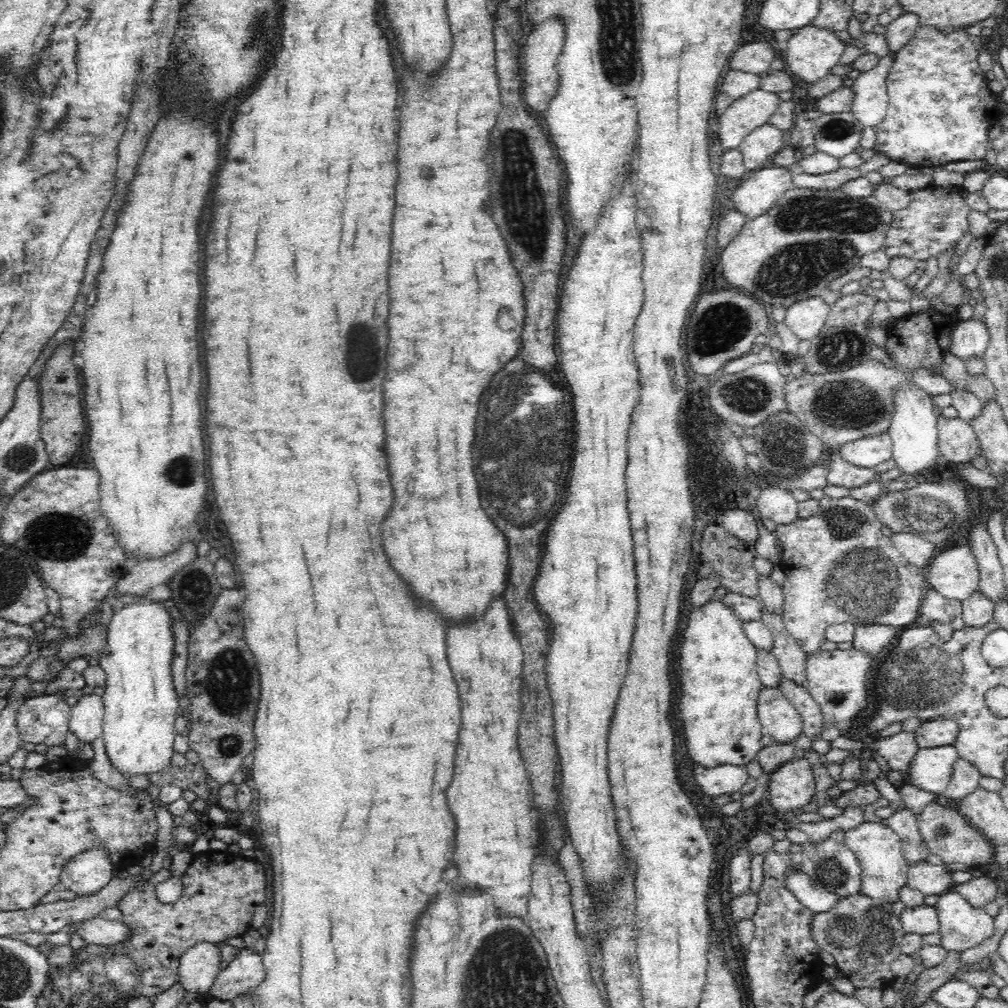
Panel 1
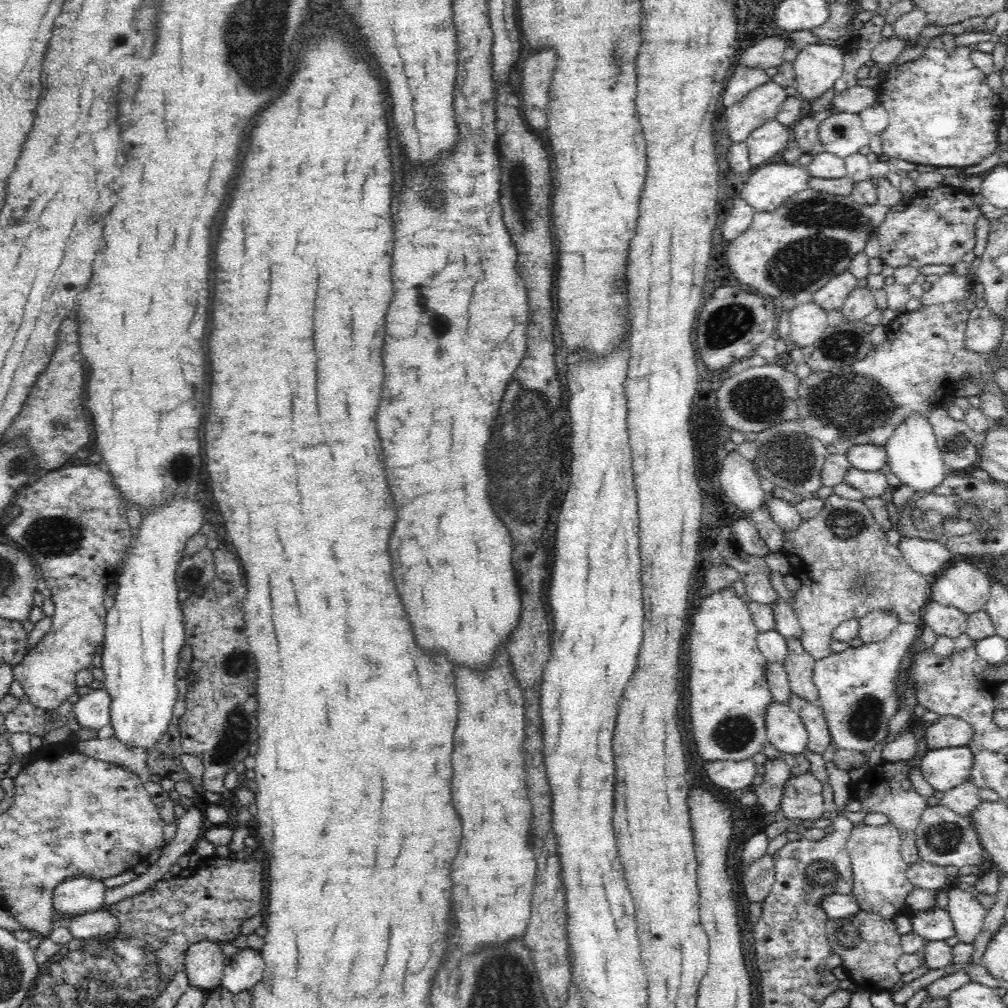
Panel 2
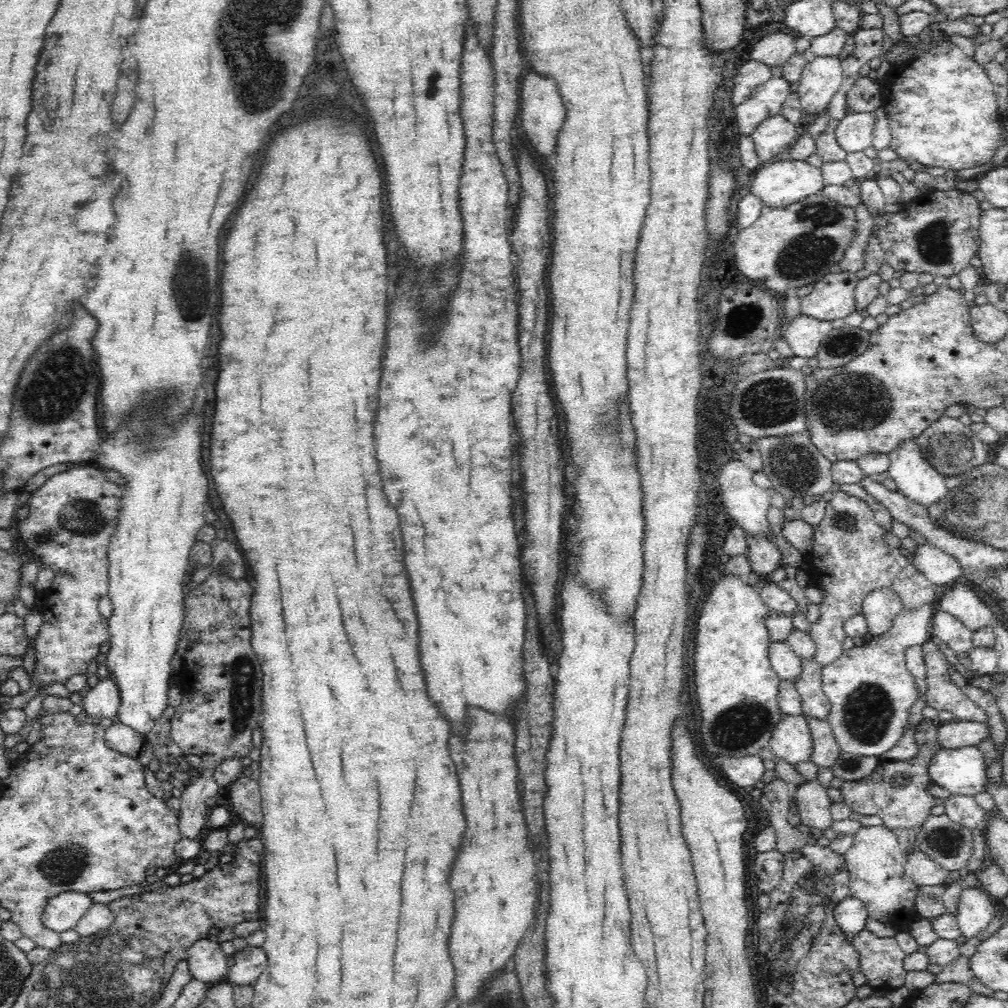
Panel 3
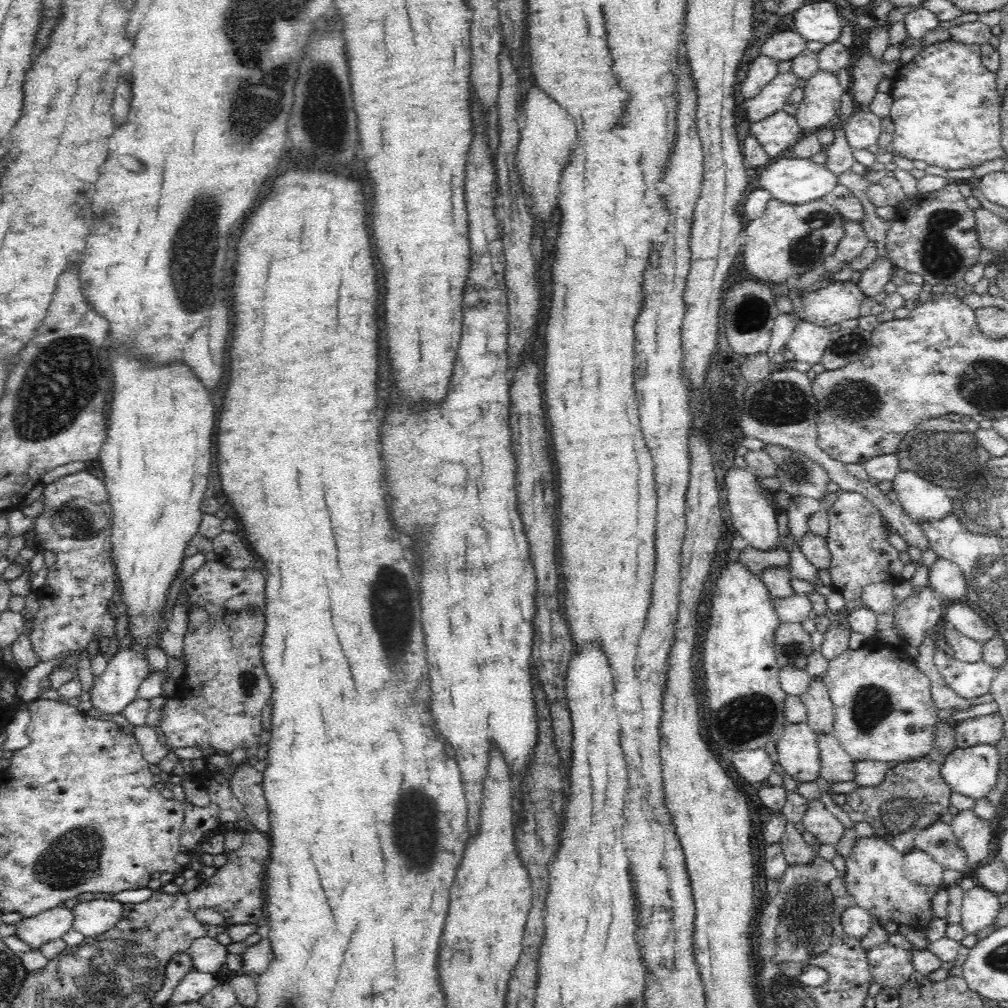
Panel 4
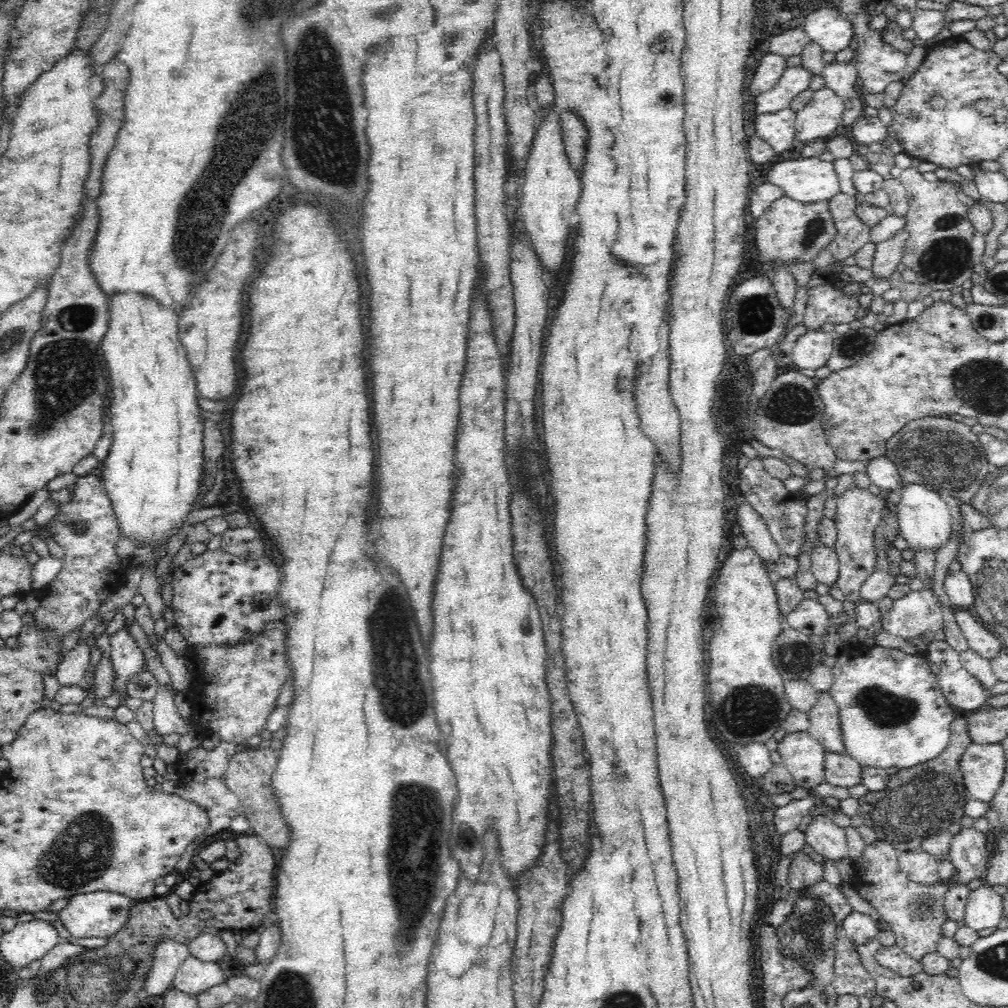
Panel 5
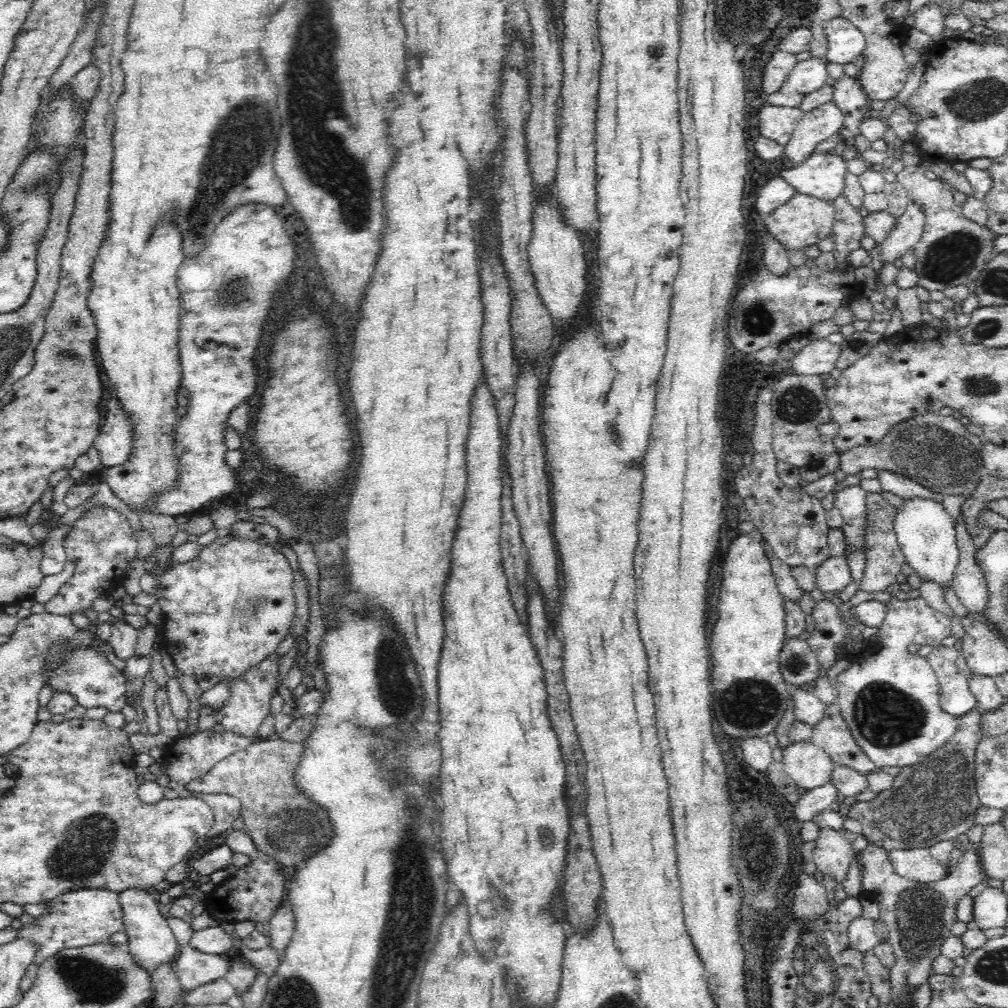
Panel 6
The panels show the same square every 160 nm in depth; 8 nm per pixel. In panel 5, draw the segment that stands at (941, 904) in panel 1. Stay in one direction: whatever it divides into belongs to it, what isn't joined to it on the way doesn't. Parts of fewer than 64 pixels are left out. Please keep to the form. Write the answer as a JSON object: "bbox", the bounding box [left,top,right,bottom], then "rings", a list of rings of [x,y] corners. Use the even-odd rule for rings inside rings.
{"bbox":[963,885,1003,930],"rings":[[[981,885],[971,890],[965,904],[963,924],[972,930],[996,928],[1003,913],[1003,896],[991,886]]]}

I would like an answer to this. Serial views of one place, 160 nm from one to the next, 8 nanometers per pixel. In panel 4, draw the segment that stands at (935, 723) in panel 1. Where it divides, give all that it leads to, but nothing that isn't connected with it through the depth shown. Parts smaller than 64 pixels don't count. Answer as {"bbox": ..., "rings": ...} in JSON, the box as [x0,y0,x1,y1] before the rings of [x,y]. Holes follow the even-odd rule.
{"bbox":[954,712,1004,747],"rings":[[[999,712],[961,720],[954,724],[956,745],[960,747],[995,746],[1003,737],[1003,724],[1004,719]]]}

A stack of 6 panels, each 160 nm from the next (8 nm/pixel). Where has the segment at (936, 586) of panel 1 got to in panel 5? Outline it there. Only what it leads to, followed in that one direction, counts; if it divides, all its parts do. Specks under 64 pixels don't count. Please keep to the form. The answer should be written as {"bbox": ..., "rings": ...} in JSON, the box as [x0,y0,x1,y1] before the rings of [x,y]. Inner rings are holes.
{"bbox":[954,608,1003,662],"rings":[[[957,608],[954,614],[972,652],[980,656],[981,660],[991,662],[1003,648],[1001,640],[996,638],[996,635],[993,635],[983,624],[980,624],[971,611]]]}

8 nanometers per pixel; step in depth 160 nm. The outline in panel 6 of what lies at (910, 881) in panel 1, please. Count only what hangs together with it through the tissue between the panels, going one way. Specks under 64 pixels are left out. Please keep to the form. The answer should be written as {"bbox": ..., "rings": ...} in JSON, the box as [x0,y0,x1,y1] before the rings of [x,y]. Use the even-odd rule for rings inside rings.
{"bbox":[887,847,949,883],"rings":[[[924,847],[887,849],[887,862],[894,873],[917,883],[937,882],[949,871]]]}

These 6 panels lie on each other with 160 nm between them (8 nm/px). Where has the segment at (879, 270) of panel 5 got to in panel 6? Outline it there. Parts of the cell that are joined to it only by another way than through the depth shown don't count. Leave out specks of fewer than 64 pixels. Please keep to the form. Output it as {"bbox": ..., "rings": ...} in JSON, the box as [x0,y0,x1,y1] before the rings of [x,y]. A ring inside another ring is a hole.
{"bbox":[876,201,924,264],"rings":[[[911,201],[907,210],[897,218],[893,231],[877,247],[876,253],[879,259],[888,264],[912,249],[922,236],[924,219],[922,209]]]}

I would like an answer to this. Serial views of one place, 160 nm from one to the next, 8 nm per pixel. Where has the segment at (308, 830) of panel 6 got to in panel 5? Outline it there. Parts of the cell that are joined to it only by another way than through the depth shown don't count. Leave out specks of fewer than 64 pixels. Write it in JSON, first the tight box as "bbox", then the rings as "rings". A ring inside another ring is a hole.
{"bbox":[221,745,292,852],"rings":[[[256,745],[241,748],[229,759],[221,782],[239,798],[244,810],[243,815],[249,820],[249,833],[254,834],[270,848],[280,852],[292,842],[292,827],[288,825],[284,812],[280,811],[279,799],[275,798],[272,778],[278,768],[281,751],[268,747],[260,749]]]}

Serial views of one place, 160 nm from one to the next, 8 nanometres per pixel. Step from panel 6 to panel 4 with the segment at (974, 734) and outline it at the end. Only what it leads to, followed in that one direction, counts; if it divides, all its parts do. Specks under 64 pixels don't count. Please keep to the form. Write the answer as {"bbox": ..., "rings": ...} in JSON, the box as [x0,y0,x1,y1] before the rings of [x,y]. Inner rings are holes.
{"bbox":[845,720,957,855],"rings":[[[940,720],[936,724],[935,744],[926,758],[891,767],[878,786],[858,787],[845,794],[846,803],[864,816],[865,822],[874,828],[874,835],[882,837],[903,855],[913,850],[916,835],[940,821],[951,806],[951,787],[943,778],[942,766],[957,747],[954,724],[950,720]]]}

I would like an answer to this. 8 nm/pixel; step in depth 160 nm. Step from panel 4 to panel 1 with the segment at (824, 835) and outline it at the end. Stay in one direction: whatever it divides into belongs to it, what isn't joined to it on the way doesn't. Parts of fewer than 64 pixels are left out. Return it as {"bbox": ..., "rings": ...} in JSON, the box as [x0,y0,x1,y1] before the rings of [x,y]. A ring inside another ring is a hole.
{"bbox":[766,757,816,813],"rings":[[[802,757],[793,758],[786,762],[785,765],[779,766],[777,771],[773,770],[771,772],[770,778],[767,779],[766,796],[778,812],[785,813],[790,811],[794,813],[795,810],[800,811],[803,806],[806,806],[812,800],[812,796],[816,794],[812,769],[810,762]]]}

